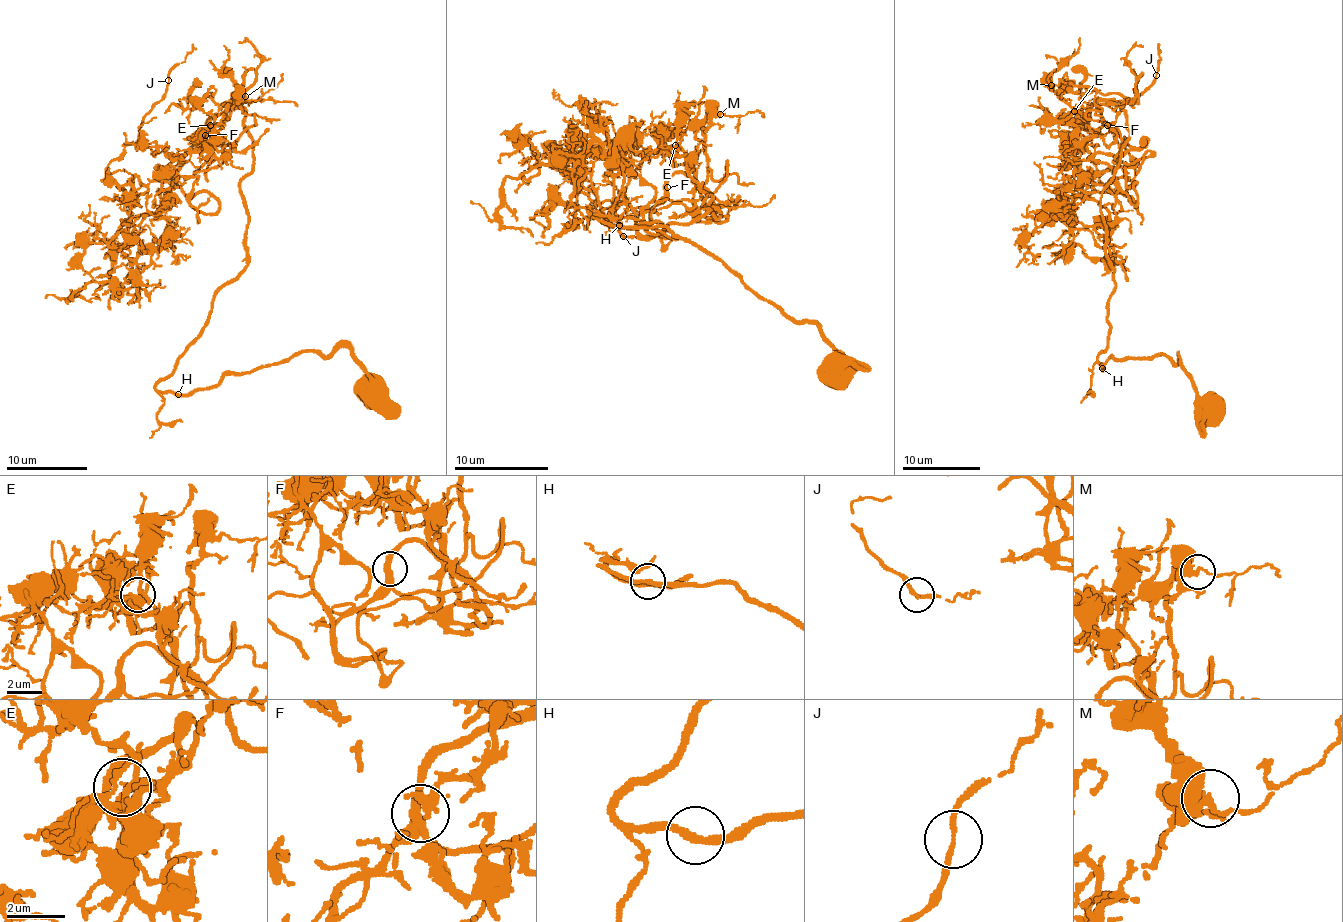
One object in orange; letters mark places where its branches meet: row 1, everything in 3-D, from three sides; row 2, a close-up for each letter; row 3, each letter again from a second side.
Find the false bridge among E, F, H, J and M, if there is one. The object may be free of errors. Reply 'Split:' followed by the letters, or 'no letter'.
Split: no letter

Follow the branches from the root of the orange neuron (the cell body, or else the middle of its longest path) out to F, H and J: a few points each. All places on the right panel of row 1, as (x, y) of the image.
F: (1212, 410), (1180, 357), (1098, 360), (1114, 287), (1101, 193), (1128, 130), (1102, 103), (1107, 126)
H: (1212, 410), (1198, 394), (1180, 357), (1175, 363), (1157, 353), (1124, 360), (1112, 356), (1103, 368)
J: (1212, 410), (1180, 357), (1098, 360), (1125, 112), (1097, 108), (1114, 167), (1074, 156), (1155, 74)

